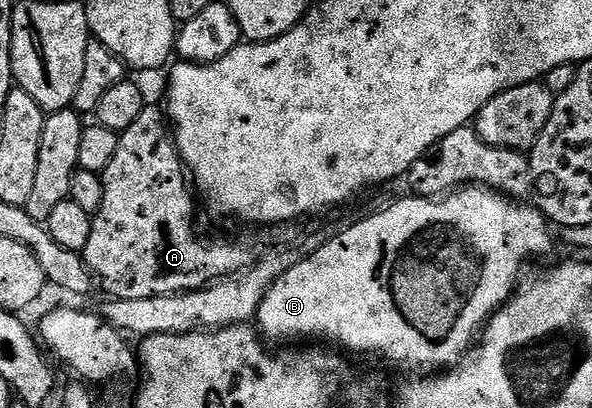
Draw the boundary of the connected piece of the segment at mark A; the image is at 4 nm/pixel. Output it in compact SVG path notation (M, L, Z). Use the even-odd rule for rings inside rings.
M146 104L141 115L136 118L135 124L131 124L131 128L120 131L117 147L115 148L115 156L111 159L111 164L107 164L107 168L100 175L101 183L103 184L103 204L99 204L97 213L93 215L91 237L87 240L87 248L83 251L83 257L85 259L85 267L89 269L89 273L99 283L100 289L102 286L109 293L108 297L110 299L147 300L155 296L186 294L189 290L201 290L204 286L210 286L212 282L216 282L218 278L226 278L232 274L238 274L240 270L247 270L254 265L253 250L247 243L204 242L197 235L197 230L193 227L193 213L197 210L196 204L193 203L195 194L191 189L191 182L187 177L185 164L181 161L181 154L177 151L177 144L174 142L170 127L167 125L166 111L162 107L160 110L159 107L153 106L153 104Z

